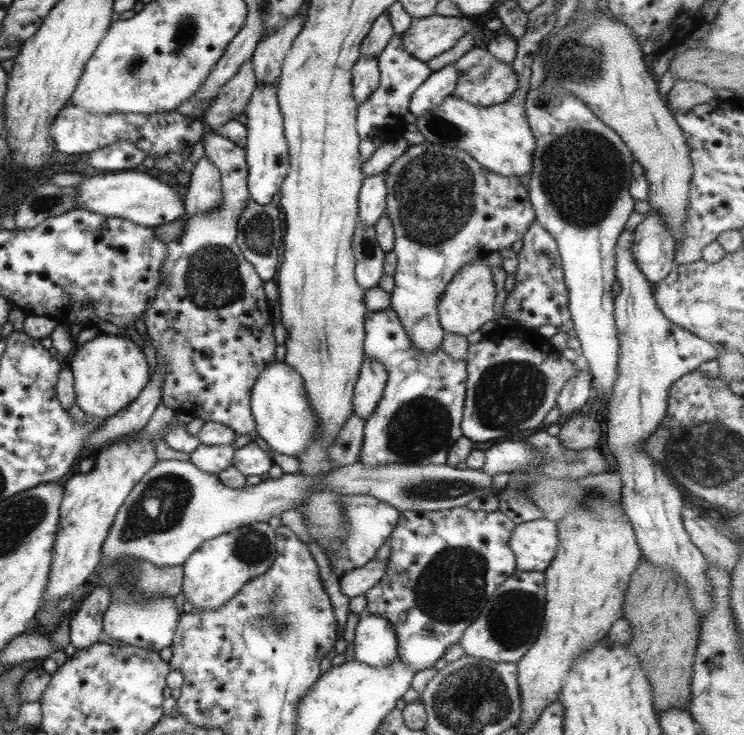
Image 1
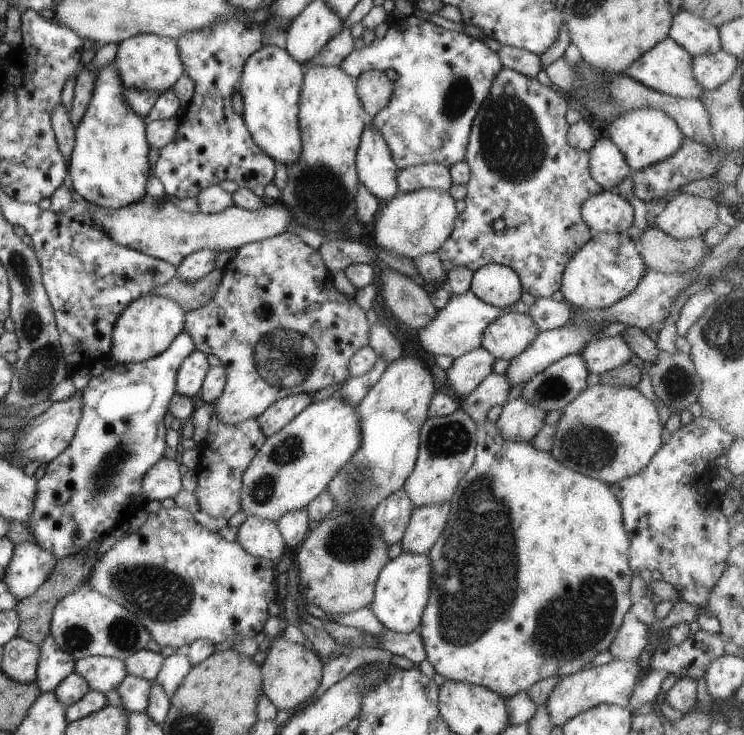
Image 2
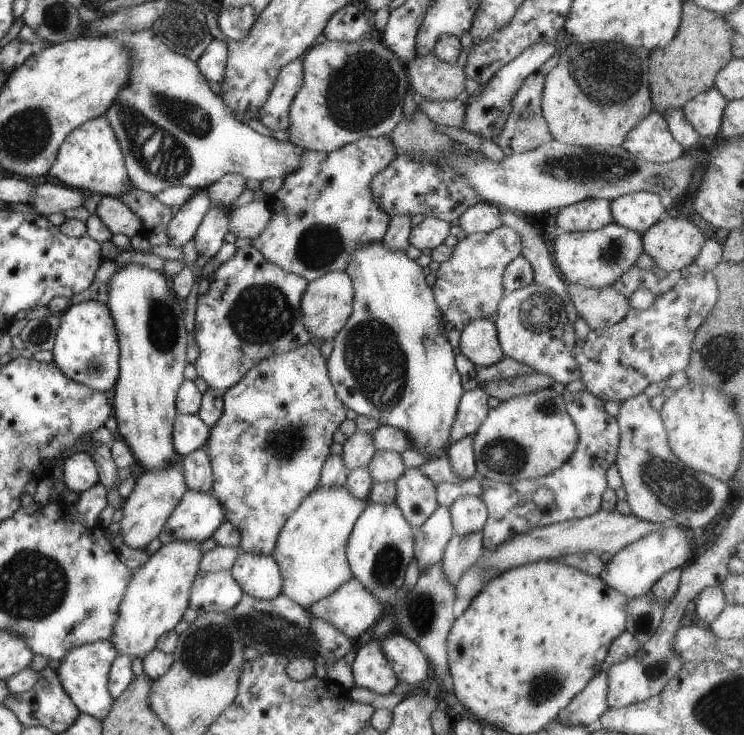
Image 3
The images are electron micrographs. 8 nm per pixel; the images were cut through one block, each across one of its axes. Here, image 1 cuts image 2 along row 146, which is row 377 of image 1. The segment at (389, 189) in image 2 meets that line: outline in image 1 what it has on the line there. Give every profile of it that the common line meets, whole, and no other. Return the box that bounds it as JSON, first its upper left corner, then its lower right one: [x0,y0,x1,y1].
[353,358,388,420]

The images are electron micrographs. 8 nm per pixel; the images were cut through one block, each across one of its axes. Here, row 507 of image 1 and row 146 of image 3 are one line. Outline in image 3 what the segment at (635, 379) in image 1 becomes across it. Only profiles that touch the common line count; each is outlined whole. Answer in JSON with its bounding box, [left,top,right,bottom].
[621,110,685,163]

